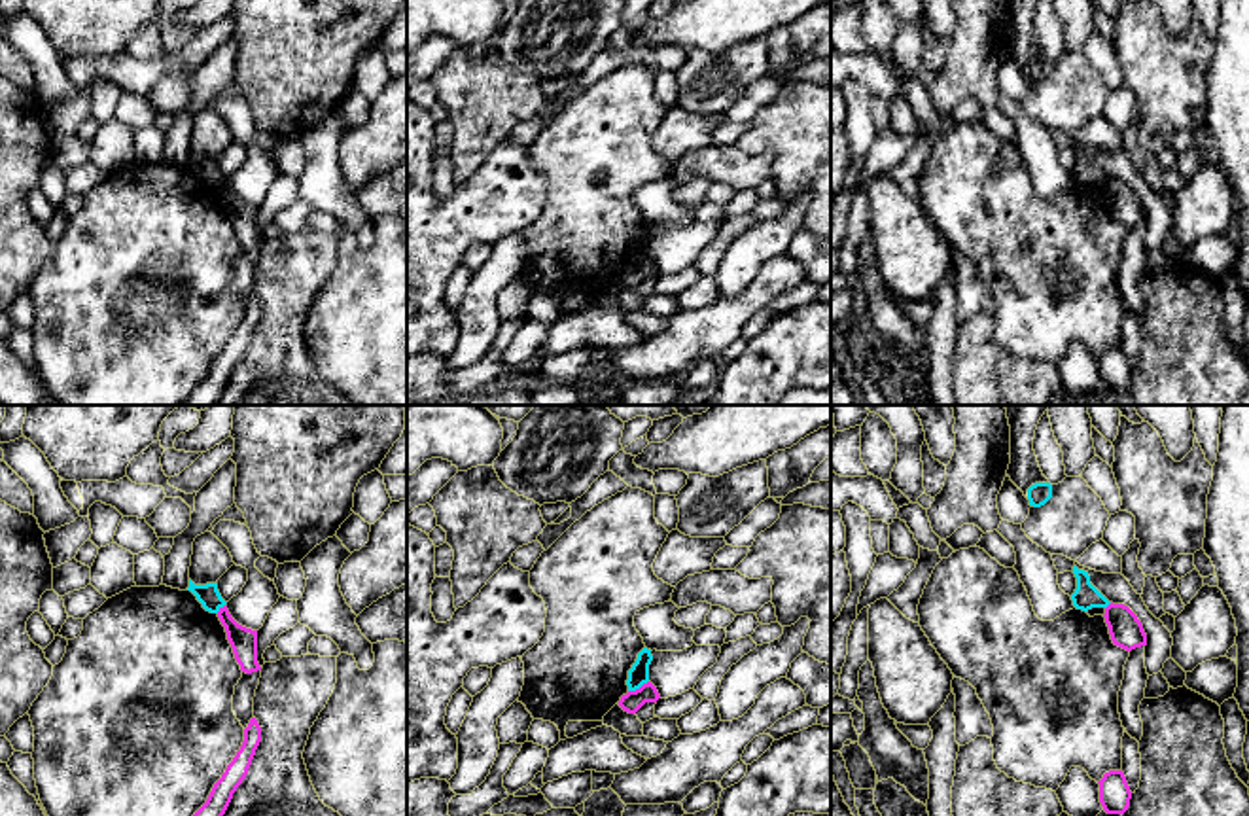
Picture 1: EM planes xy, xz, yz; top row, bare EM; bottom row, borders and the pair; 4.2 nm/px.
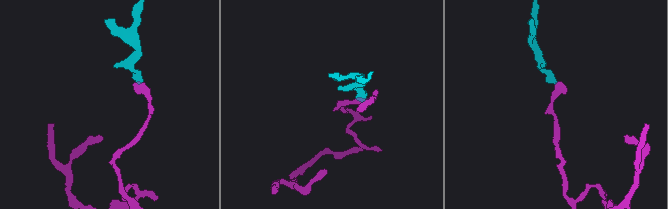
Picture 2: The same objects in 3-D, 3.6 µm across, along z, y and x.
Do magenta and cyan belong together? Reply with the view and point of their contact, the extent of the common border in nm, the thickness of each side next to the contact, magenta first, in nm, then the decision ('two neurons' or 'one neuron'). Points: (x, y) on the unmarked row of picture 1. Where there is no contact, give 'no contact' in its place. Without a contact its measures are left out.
xz (640, 264) | 100 nm | 90/90 nm | two neurons

